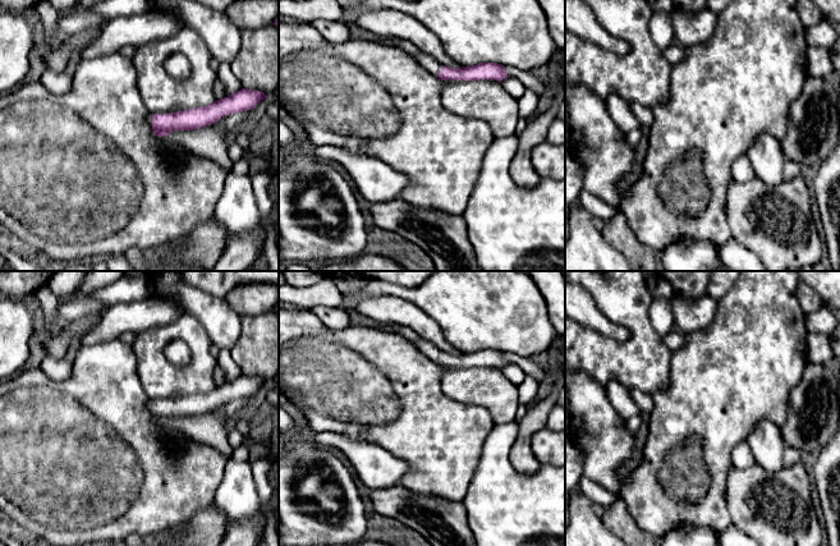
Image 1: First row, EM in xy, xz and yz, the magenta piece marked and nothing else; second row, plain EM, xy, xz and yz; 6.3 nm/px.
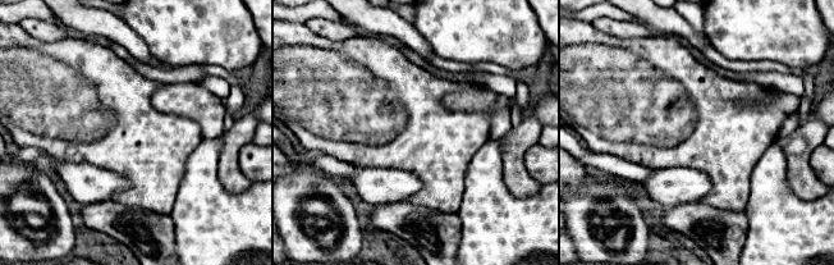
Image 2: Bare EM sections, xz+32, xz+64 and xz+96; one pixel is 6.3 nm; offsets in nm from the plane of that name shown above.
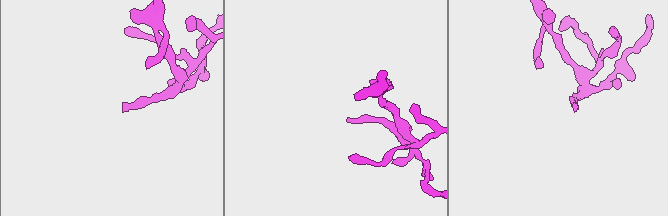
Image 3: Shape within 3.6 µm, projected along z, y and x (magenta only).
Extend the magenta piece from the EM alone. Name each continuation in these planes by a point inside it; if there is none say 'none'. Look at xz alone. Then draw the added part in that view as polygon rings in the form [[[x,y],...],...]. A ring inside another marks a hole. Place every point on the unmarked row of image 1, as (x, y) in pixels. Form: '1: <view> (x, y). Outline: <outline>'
1: xz (426, 347). Outline: [[[418,336],[413,344],[422,352],[424,353],[428,358],[431,358],[433,362],[439,363],[439,358],[442,355],[442,350],[436,348],[431,341],[427,339],[423,339]]]

